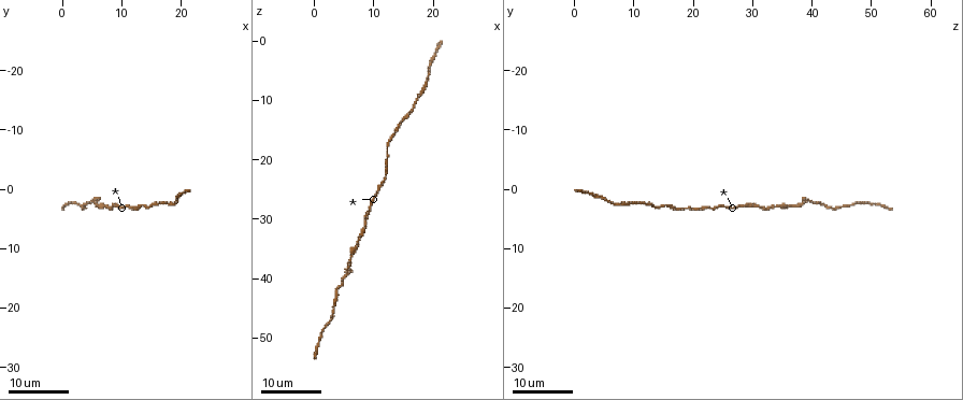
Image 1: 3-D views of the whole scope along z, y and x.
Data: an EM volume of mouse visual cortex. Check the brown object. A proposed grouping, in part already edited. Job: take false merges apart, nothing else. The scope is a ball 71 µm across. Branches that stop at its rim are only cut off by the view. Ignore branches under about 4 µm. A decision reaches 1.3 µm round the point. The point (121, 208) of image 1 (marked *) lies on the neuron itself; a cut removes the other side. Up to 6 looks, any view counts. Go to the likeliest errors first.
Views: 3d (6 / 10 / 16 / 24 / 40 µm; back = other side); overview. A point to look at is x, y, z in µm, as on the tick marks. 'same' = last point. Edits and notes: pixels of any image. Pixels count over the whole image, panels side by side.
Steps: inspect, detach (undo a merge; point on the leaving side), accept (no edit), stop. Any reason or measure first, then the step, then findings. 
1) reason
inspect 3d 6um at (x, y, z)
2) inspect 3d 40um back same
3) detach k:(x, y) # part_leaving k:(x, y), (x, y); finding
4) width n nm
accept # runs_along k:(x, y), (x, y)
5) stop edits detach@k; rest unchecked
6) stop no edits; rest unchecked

side arm on a straight run
inspect 3d 16um at (5.5, 1.5, 39.0)

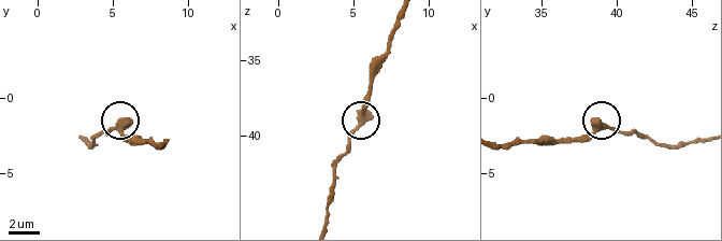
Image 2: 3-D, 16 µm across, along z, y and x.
inspect 3d 10um at (5.4, 2.0, 39.2)

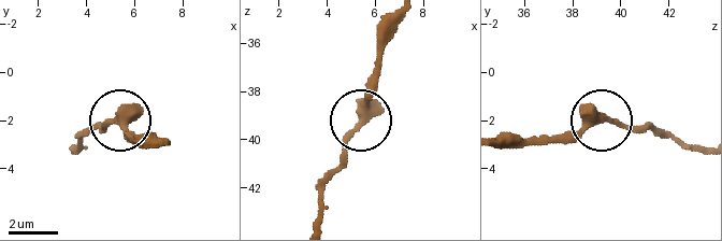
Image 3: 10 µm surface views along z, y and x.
accept # runs_along 3:(401, 20), (383, 52), (358, 131), (319, 185); all the same neuron

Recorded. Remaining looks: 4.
inspect 3d 16um at (1.0, 2.5, 50.5)

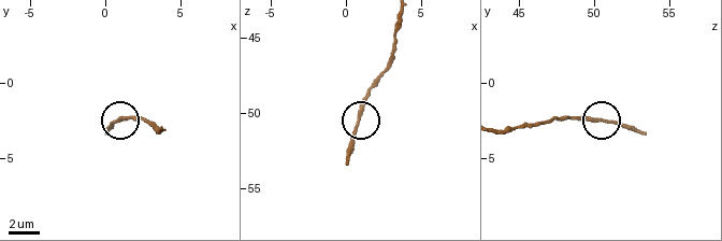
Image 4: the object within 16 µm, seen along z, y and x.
inspect 3d 6um at (0.8, 2.6, 50.8)

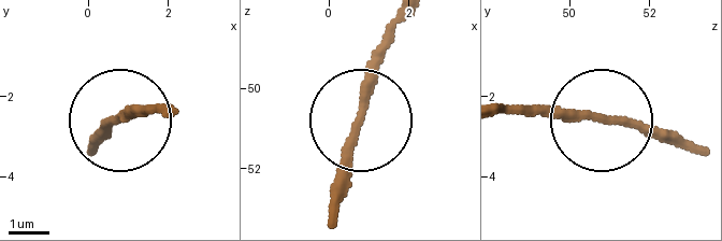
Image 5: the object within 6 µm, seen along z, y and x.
accept # runs_along 5:(401, 23), (338, 215); all the same neuron

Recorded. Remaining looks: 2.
thick turns thin
inspect 3d 24um at (16.5, 2.5, 11.5)

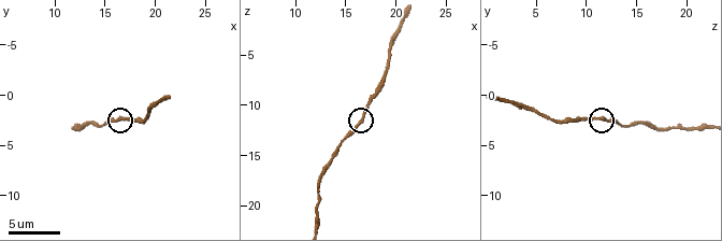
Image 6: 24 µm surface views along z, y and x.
inspect 3d 6um at (16.4, 2.4, 11.4)

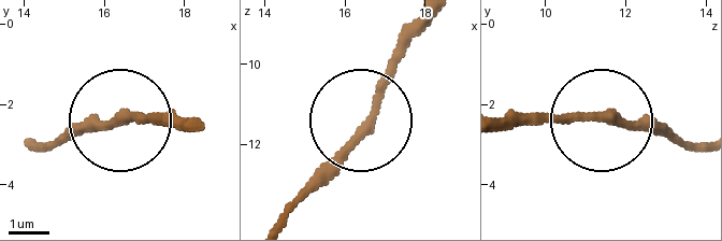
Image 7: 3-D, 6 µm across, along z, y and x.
accept # runs_along 7:(30, 142), (119, 122), (198, 122); one neuron here

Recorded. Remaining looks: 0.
stop no edits; rest unchecked

